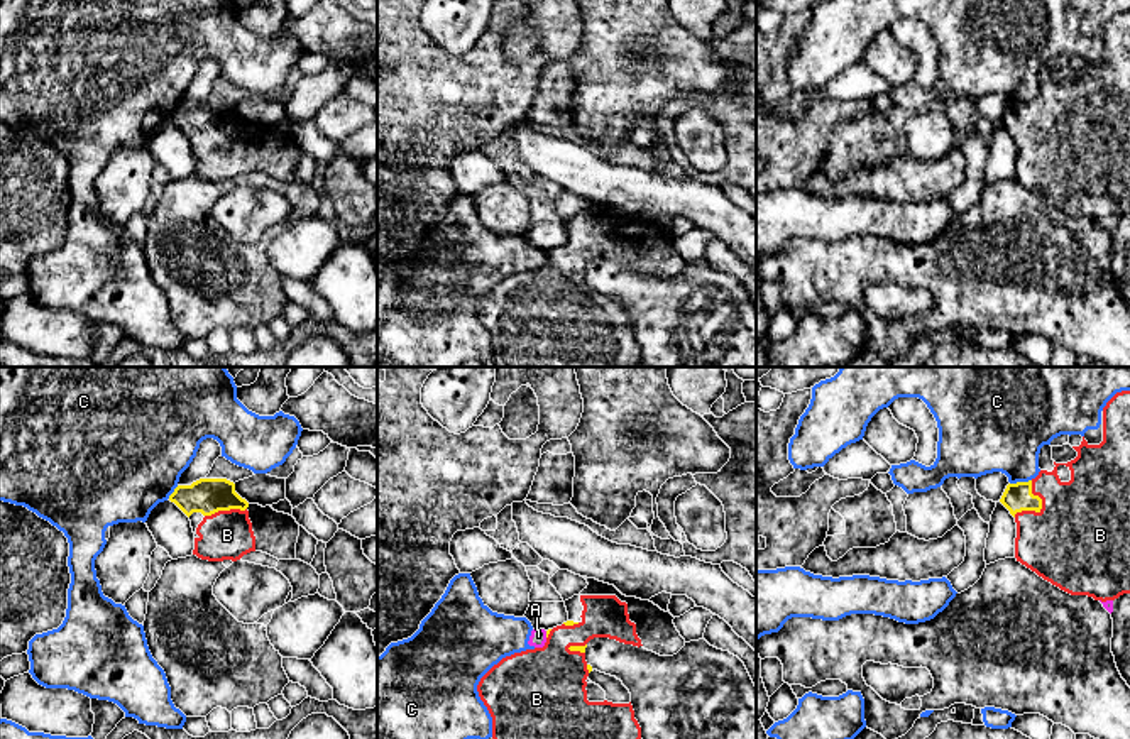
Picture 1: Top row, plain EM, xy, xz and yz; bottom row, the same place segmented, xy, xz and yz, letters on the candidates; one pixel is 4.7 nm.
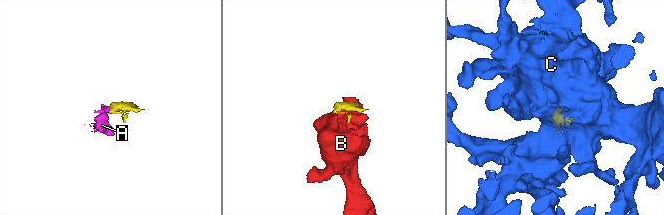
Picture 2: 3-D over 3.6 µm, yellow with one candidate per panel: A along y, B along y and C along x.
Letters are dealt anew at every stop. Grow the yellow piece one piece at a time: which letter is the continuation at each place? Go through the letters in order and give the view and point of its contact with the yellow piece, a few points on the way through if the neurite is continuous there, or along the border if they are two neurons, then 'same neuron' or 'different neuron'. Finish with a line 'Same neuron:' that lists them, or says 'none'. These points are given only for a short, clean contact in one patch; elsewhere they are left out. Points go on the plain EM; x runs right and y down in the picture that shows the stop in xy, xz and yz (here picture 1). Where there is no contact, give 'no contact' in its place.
A: contact xz (547, 256); border xz (545, 252), (547, 257); different neuron
B: contact yz (1041, 129); same neuron
C: contact yz (1020, 104); border yz (1031, 100), (1010, 105); different neuron
Same neuron: B

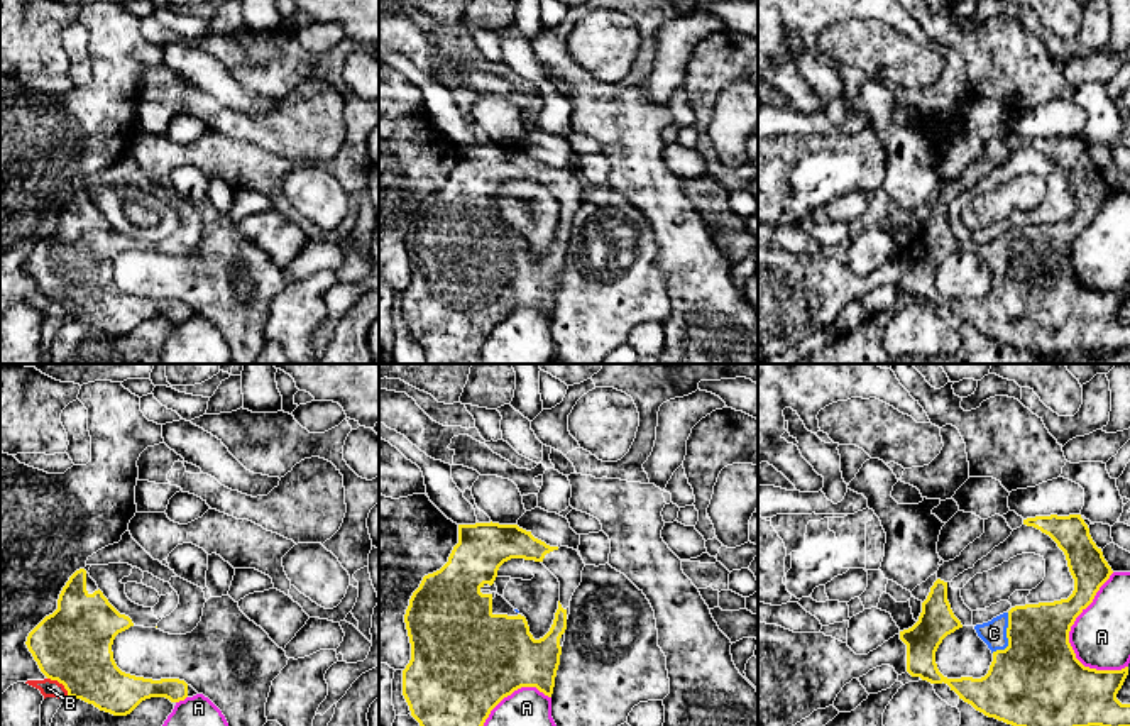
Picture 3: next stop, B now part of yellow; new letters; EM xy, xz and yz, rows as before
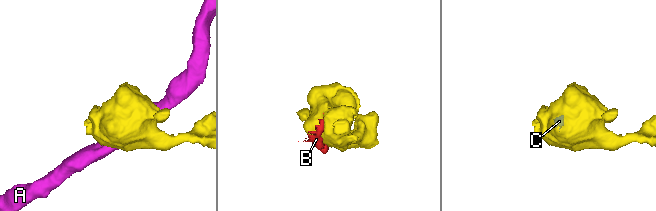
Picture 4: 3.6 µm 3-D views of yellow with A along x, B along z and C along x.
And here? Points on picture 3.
A: contact yz (1073, 244); different neuron
B: contact xy (61, 303); different neuron
C: contact yz (1007, 258); same neuron
Same neuron: C

